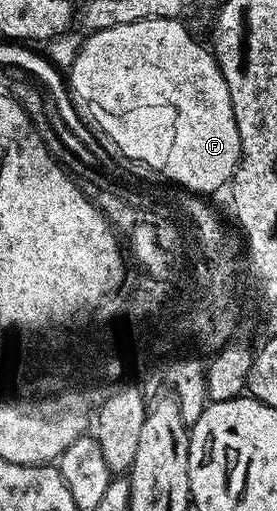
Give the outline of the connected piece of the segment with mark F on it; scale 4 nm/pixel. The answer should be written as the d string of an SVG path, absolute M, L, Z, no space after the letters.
M179 18L170 19L146 19L143 22L125 24L119 27L110 27L105 31L89 34L82 42L82 47L77 53L73 65L68 71L68 84L73 102L76 103L78 114L90 121L101 131L103 136L109 138L115 145L115 150L127 160L144 163L151 172L160 173L170 180L171 184L179 188L199 195L211 195L210 193L222 190L233 180L235 168L238 166L242 155L240 147L240 135L236 128L236 119L232 110L231 95L228 85L224 81L223 73L219 69L218 61L213 52L198 43L189 31L182 25Z

